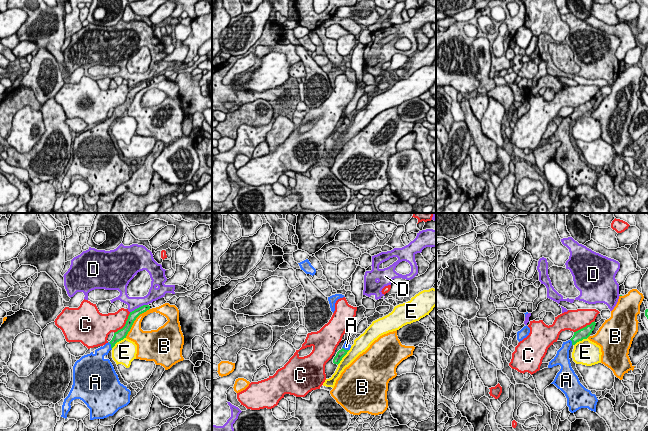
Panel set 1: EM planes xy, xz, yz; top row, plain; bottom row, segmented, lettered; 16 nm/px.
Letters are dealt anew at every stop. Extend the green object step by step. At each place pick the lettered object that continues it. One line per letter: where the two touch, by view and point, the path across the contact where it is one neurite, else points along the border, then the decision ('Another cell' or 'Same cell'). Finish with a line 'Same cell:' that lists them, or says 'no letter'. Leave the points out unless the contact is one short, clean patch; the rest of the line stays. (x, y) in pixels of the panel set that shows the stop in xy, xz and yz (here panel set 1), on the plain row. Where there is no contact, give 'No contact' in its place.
A: Touches green at xy (111, 121). Path across: xy (120, 110), (111, 121), (99, 130). Same cell
B: Touches green at xy (134, 96). Another cell
C: Touches green at xy (125, 100). Another cell
D: Touches green at xy (139, 83). Another cell
E: Touches green at xy (118, 117). Boundary: xy (125, 113), (119, 116), (112, 124). Another cell
Same cell: A

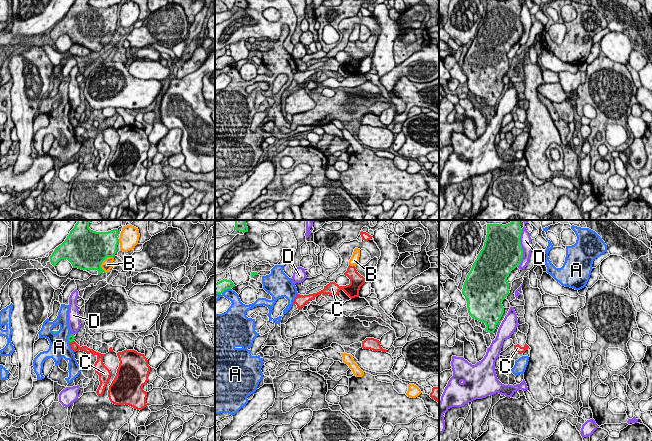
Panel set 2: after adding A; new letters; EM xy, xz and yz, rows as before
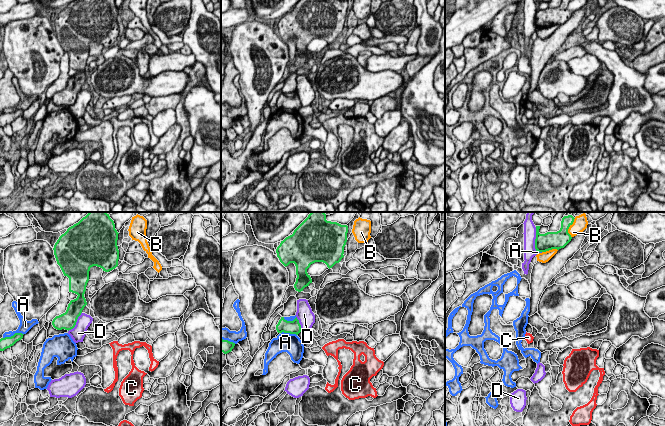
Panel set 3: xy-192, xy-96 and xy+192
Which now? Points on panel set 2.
A: Touches green at xz (222, 68). Another cell
B: Touches green at xy (102, 37). Another cell
C: Touches green at xy (71, 117). Boundary: xy (73, 116), (69, 119). Another cell
D: Touches green at yz (521, 24). Another cell
Same cell: no letter

